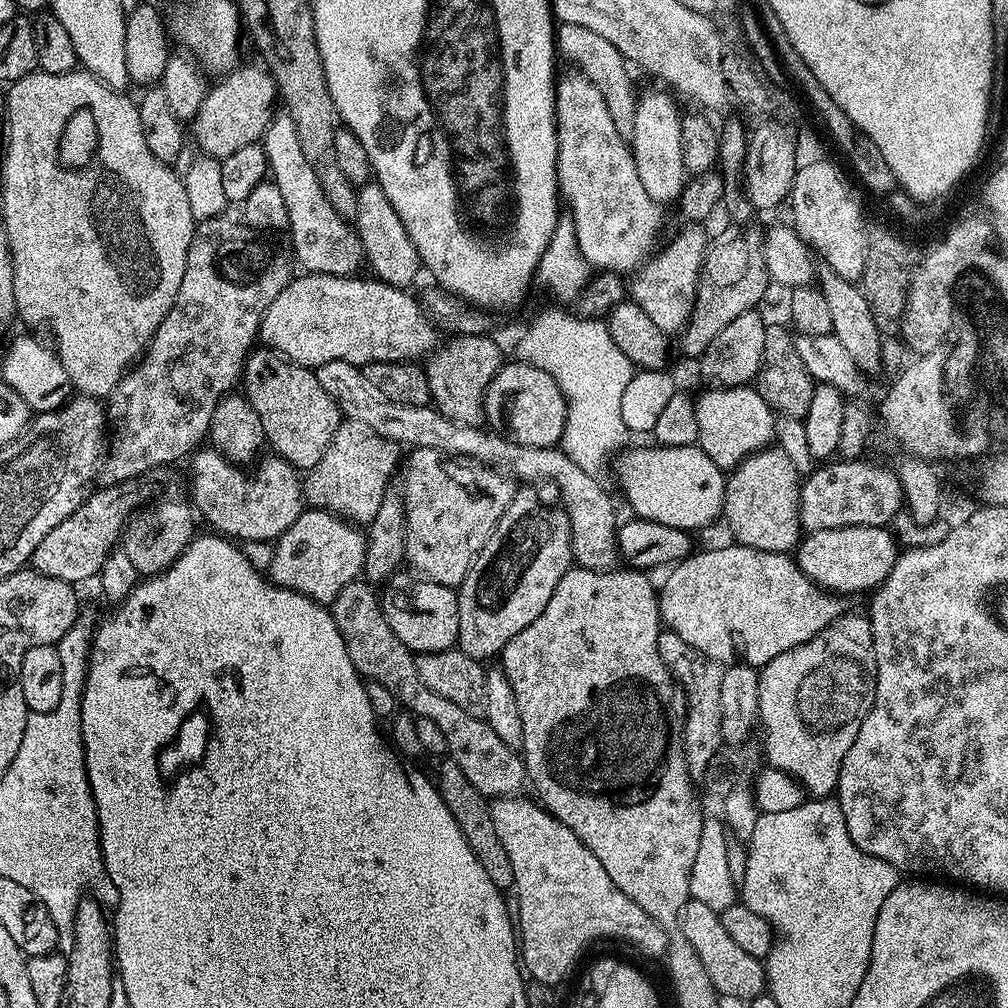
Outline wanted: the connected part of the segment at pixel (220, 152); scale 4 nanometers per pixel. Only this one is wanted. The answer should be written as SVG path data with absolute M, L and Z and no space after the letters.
M238 66L209 87L208 94L190 124L190 132L203 155L223 160L245 146L259 143L272 124L280 98L276 79L265 67Z

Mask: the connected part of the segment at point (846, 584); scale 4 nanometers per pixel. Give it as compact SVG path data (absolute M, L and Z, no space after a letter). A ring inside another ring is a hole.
M842 526L807 533L794 552L796 564L819 587L833 594L871 593L890 574L898 555L898 540L887 527Z

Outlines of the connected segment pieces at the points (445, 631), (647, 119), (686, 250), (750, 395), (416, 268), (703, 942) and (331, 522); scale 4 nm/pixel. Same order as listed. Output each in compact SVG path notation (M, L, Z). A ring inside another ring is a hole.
M400 570L383 585L380 605L384 607L390 630L398 634L409 653L441 652L458 644L458 602L453 589L426 580L408 570Z
M648 92L639 97L636 102L634 114L634 130L630 137L632 157L638 170L638 178L642 186L646 186L646 194L657 200L660 205L668 206L668 203L679 201L680 193L684 191L686 173L682 162L682 126L680 125L681 109L676 109L676 104L664 92Z
M692 222L687 225L657 256L648 260L648 265L630 280L631 299L641 308L646 310L646 315L658 325L658 330L669 334L676 334L687 325L692 316L692 308L696 304L696 287L700 281L700 268L704 265L704 253L708 251L709 237L704 237L704 232L699 223Z
M755 387L707 389L695 397L698 414L698 438L696 444L708 455L710 462L722 470L739 466L747 456L762 452L776 438L777 413L762 398Z
M369 182L357 191L358 210L354 217L354 227L359 234L360 241L363 242L365 261L371 266L371 272L384 284L396 287L409 287L418 272L422 270L420 255L417 247L414 246L401 216L390 205L390 200L386 198L385 192L380 184Z
M689 899L688 904L681 912L680 927L683 936L687 938L694 950L698 952L698 958L702 961L710 980L714 982L716 991L725 999L752 1000L755 1001L763 995L767 976L764 966L757 956L746 954L746 950L735 945L726 928L721 924L718 912L711 910L710 906L703 905L694 899Z
M305 507L304 512L274 544L274 558L266 569L273 584L289 588L328 606L350 581L363 573L366 536L357 525L321 508Z

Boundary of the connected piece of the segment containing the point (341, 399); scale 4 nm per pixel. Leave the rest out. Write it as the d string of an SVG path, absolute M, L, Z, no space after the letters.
M326 362L319 364L314 371L318 378L318 386L322 386L322 390L326 390L326 394L330 394L330 398L334 398L334 402L340 407L341 417L370 426L370 430L374 430L374 434L382 438L393 440L394 443L409 449L433 448L439 452L446 452L449 456L475 458L481 464L489 466L500 466L500 463L504 463L503 467L517 481L524 480L520 482L553 480L561 498L564 499L562 508L568 513L568 525L572 528L573 561L579 567L595 572L606 572L617 567L616 508L612 505L607 490L600 485L601 481L586 474L586 470L574 466L574 462L570 462L570 458L566 458L566 454L560 451L559 447L531 448L514 444L503 435L500 437L492 432L484 432L483 427L462 426L428 404L414 406L394 402L369 386L363 371L350 362Z

